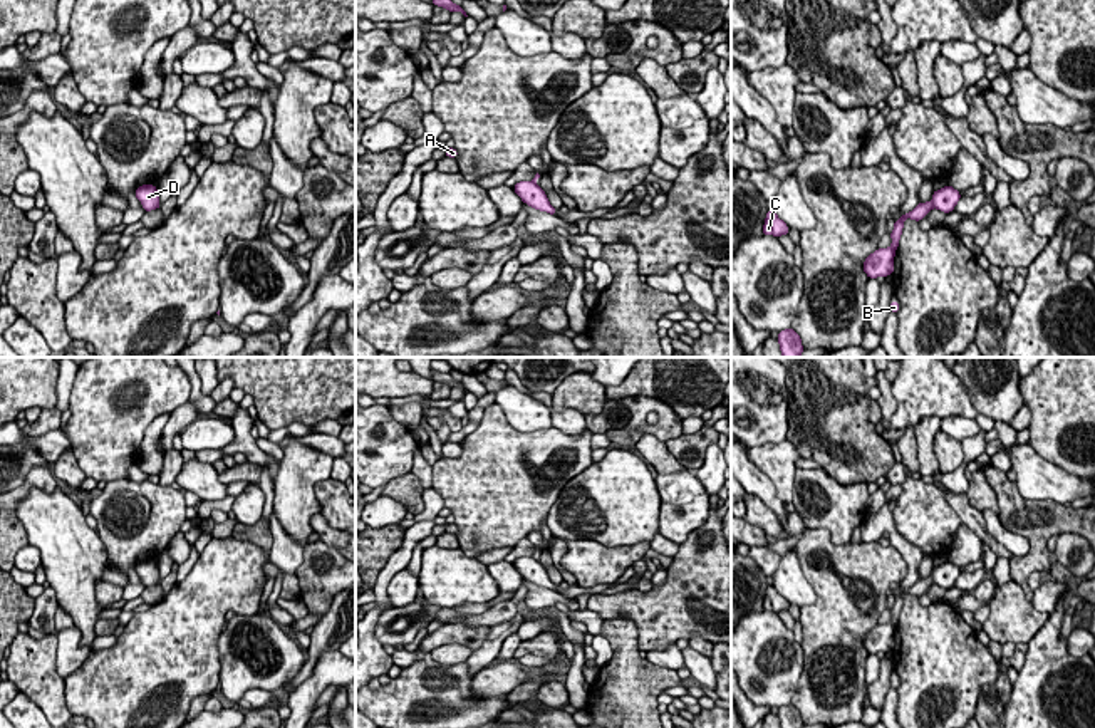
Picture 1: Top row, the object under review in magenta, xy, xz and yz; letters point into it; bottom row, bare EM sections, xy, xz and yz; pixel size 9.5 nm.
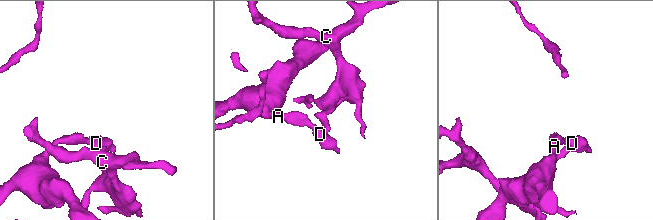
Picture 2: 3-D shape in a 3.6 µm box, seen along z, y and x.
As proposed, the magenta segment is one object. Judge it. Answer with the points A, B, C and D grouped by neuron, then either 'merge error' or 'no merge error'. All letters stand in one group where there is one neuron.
A D / B C | merge error

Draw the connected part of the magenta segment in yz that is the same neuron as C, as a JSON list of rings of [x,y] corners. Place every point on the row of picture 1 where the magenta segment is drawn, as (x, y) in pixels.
[[[768,210],[763,225],[763,235],[773,235],[776,238],[781,235],[788,235],[788,225],[780,220],[773,210]]]

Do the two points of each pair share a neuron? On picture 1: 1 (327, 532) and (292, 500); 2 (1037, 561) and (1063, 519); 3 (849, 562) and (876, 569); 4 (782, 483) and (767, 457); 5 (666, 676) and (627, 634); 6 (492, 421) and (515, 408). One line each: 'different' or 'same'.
1: different
2: same
3: same
4: same
5: same
6: different

